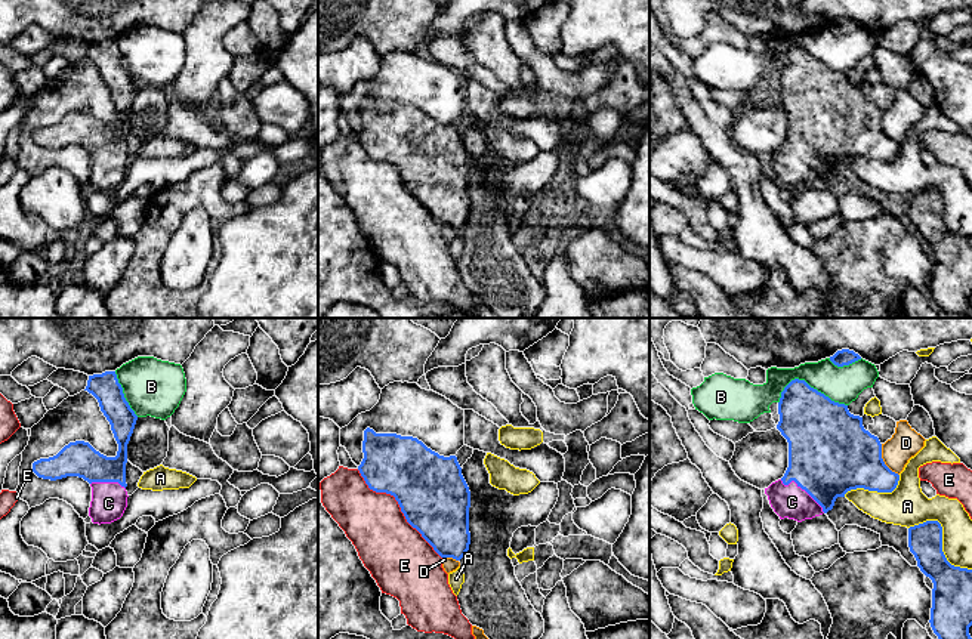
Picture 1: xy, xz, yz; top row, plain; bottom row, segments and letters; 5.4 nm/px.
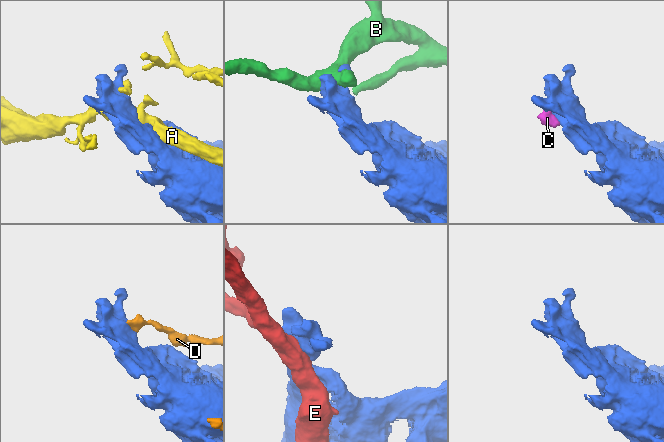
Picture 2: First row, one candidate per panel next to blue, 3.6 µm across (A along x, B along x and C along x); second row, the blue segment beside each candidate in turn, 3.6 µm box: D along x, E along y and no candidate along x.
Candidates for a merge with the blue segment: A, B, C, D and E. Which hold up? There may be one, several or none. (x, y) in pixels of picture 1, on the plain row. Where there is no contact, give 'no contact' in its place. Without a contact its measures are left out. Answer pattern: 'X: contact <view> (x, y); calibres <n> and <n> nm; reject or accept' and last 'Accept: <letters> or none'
A: contact yz (941, 207); calibres 190 and 220 nm; reject
B: contact yz (810, 55); calibres 360 and 200 nm; reject
C: contact yz (804, 157); calibres 460 and 180 nm; accept
D: contact yz (882, 129); calibres 400 and 170 nm; reject
E: contact xz (400, 175); calibres 380 and 340 nm; reject
Accept: C

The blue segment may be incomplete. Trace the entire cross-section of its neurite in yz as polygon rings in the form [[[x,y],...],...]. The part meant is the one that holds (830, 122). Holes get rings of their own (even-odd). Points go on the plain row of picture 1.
[[[794,47],[781,61],[778,83],[777,98],[789,111],[789,136],[765,163],[780,188],[802,191],[827,182],[851,158],[892,161],[897,157],[900,143],[885,133],[879,106],[864,98],[863,86],[851,83],[848,74]]]

